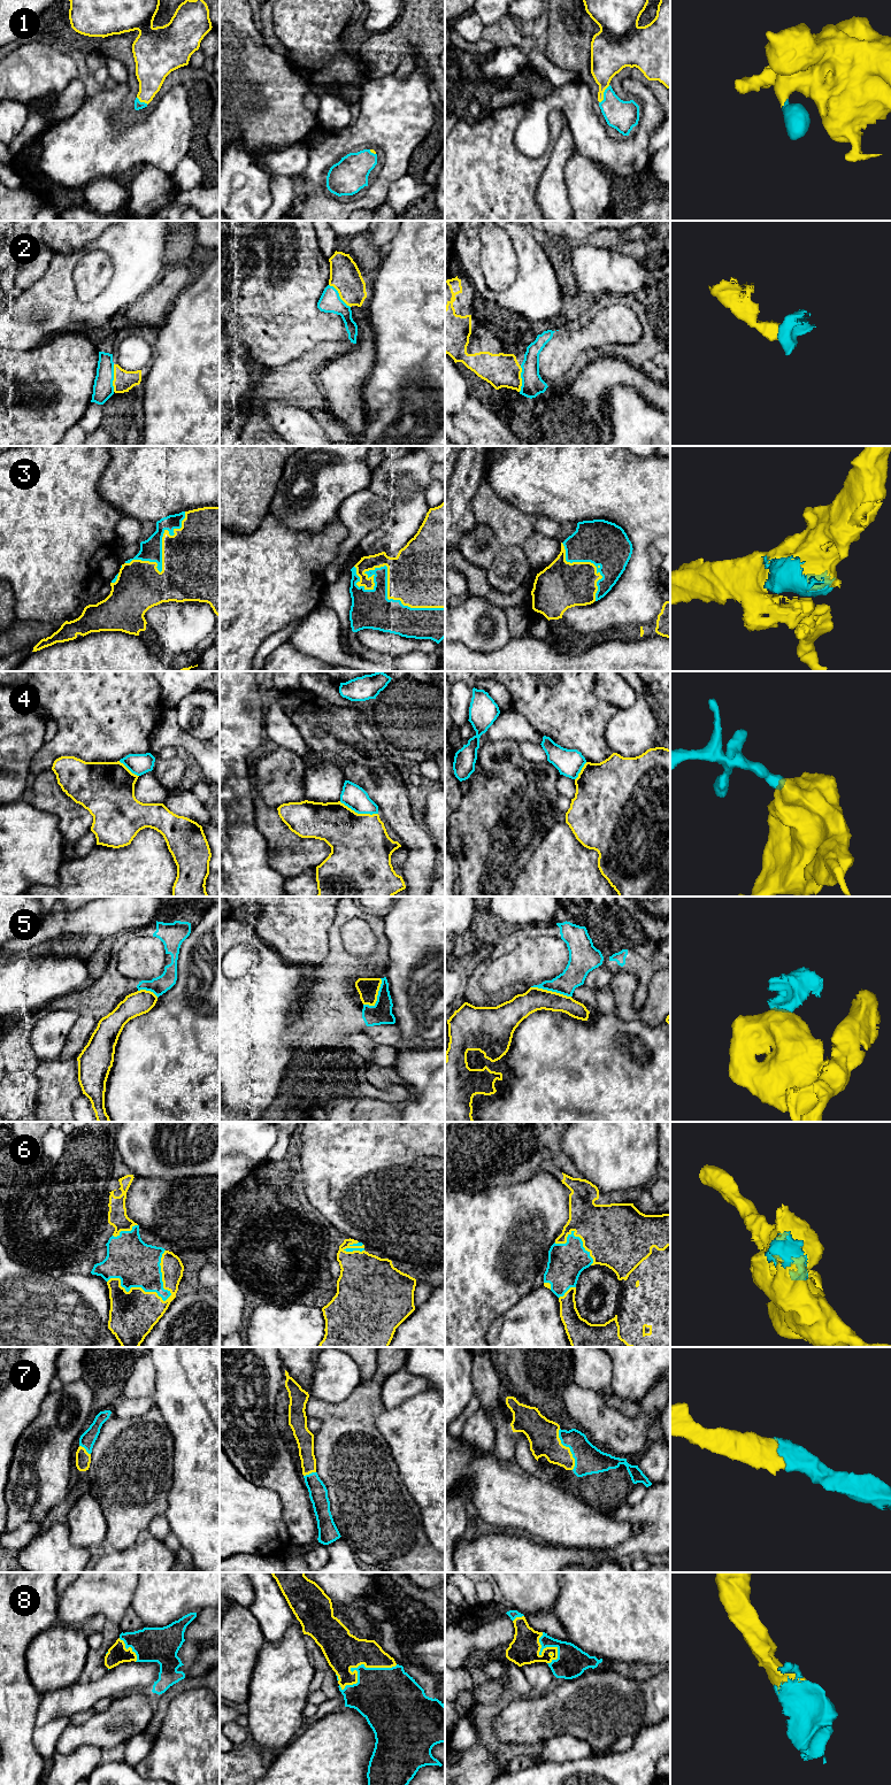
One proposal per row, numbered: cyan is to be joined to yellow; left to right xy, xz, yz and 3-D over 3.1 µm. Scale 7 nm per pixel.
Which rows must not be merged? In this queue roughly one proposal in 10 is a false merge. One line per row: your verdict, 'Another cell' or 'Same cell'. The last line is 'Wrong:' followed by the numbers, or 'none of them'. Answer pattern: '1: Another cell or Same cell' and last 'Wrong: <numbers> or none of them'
1: Same cell
2: Another cell
3: Same cell
4: Another cell
5: Another cell
6: Same cell
7: Same cell
8: Same cell
Wrong: 2, 4, 5

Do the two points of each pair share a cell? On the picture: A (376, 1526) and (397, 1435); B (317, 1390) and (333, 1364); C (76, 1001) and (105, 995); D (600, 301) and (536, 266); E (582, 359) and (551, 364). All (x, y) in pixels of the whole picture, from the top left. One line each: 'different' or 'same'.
A: different
B: same
C: same
D: different
E: different

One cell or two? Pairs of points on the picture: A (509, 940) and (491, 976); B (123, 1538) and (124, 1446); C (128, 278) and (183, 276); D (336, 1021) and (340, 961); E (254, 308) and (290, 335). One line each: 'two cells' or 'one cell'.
A: two cells
B: one cell
C: two cells
D: one cell
E: one cell

